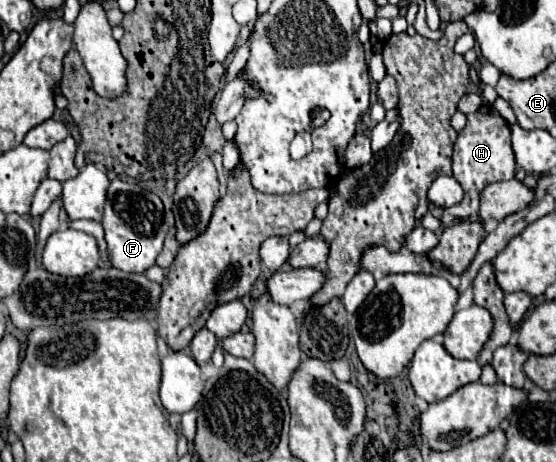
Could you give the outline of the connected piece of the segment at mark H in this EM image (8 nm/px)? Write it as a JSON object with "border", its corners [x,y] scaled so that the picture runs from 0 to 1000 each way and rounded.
{"border":[[[863,229],[856,242],[842,247],[838,273],[824,286],[817,307],[817,338],[813,338],[813,368],[817,385],[835,407],[835,429],[827,442],[817,442],[806,459],[820,468],[820,476],[842,476],[860,463],[860,424],[863,411],[885,394],[917,390],[928,368],[924,329],[917,316],[917,273],[914,264],[881,229]]]}

